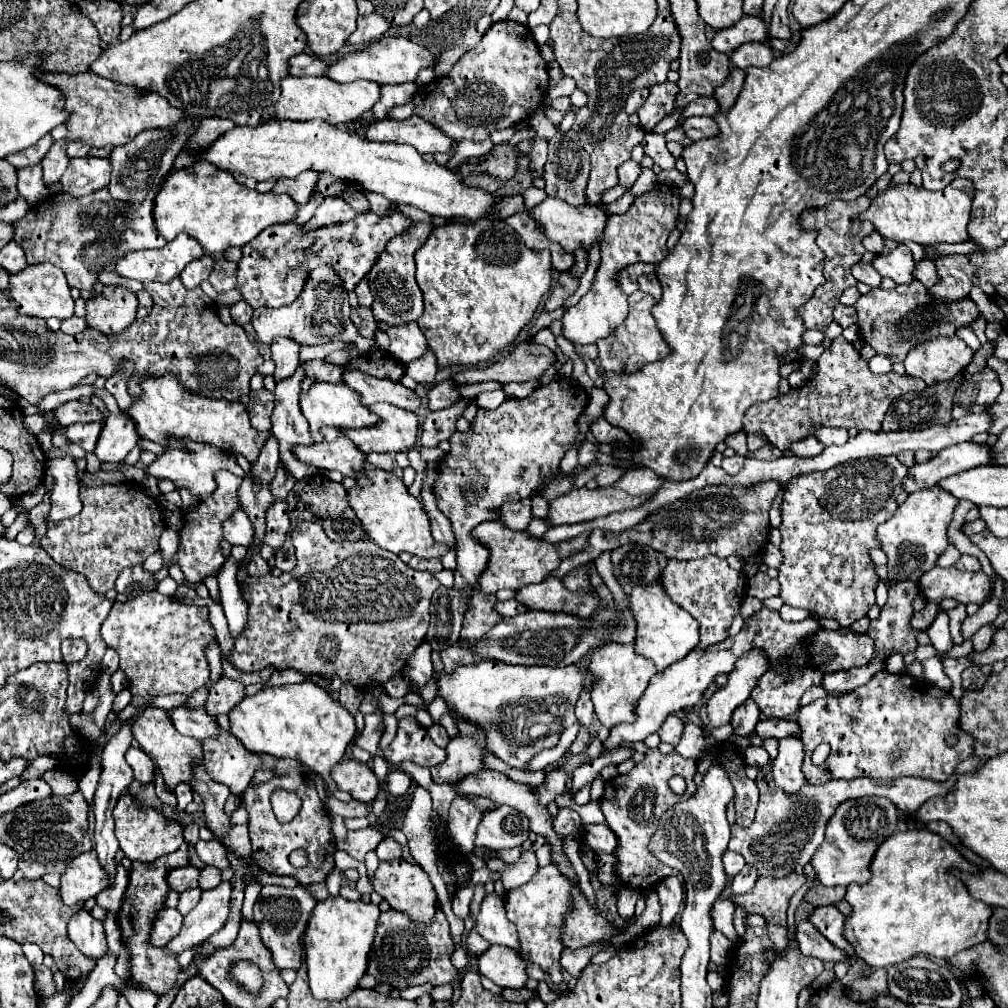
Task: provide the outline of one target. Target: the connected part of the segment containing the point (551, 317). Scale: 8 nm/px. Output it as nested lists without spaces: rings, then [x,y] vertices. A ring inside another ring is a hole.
[[[561,308],[556,309],[554,311],[551,312],[542,312],[538,318],[535,321],[535,324],[533,325],[533,327],[531,327],[528,331],[528,340],[531,340],[531,338],[533,338],[537,331],[549,327],[549,325],[556,319],[556,320],[560,320],[563,317],[563,314],[565,313],[565,309],[561,310]]]

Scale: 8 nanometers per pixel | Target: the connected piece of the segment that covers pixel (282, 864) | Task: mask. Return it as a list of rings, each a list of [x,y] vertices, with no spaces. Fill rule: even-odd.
[[[279,759],[273,773],[275,773],[275,777],[265,781],[265,783],[251,783],[241,797],[241,803],[245,805],[247,815],[249,815],[247,827],[249,827],[251,847],[253,847],[251,857],[261,871],[273,873],[273,875],[279,875],[279,877],[295,877],[301,887],[309,887],[313,883],[325,881],[325,877],[335,867],[335,861],[333,861],[335,837],[331,835],[331,823],[329,823],[329,817],[323,813],[323,803],[317,795],[315,783],[305,773],[301,773],[301,765],[295,763],[295,759]],[[279,787],[297,793],[303,801],[301,811],[289,823],[279,823],[273,815],[273,809],[271,809],[269,797]],[[295,849],[305,849],[307,855],[309,855],[309,863],[303,869],[295,869],[287,861],[289,853],[295,851]]]

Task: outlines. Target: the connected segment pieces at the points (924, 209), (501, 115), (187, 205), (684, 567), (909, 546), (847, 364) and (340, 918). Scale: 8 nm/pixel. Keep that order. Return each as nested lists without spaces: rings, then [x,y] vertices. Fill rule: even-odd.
[[[953,179],[943,191],[927,191],[913,183],[889,185],[885,191],[877,193],[871,199],[867,211],[859,219],[873,223],[875,231],[883,239],[893,239],[897,243],[915,241],[919,245],[937,245],[937,243],[961,243],[967,241],[967,223],[971,215],[971,201],[975,189],[967,179]]]
[[[499,21],[491,25],[481,43],[467,51],[445,77],[419,87],[409,103],[389,109],[387,117],[403,121],[417,115],[439,127],[453,141],[483,141],[491,131],[507,129],[527,119],[541,107],[547,91],[547,63],[539,55],[531,29],[515,21]]]
[[[197,163],[195,167],[179,169],[169,175],[161,191],[155,197],[155,225],[157,231],[173,241],[179,233],[187,233],[201,243],[205,253],[221,257],[229,247],[243,247],[255,239],[265,227],[277,223],[289,223],[295,219],[299,205],[289,195],[277,195],[273,191],[259,193],[247,189],[227,175],[227,171],[215,171],[211,163]]]
[[[711,555],[691,559],[691,561],[669,559],[667,567],[661,573],[661,583],[667,591],[667,595],[697,619],[697,623],[701,627],[701,631],[699,631],[701,645],[699,647],[709,647],[709,645],[715,645],[715,643],[727,639],[727,631],[739,613],[739,605],[741,605],[743,593],[745,593],[743,571],[735,571],[729,567],[729,563],[725,559],[711,557]]]
[[[931,487],[931,489],[923,489],[923,491],[915,491],[907,497],[907,501],[903,505],[899,505],[899,509],[895,511],[895,515],[881,523],[877,527],[877,543],[879,549],[885,551],[887,555],[887,587],[891,587],[891,583],[899,583],[899,579],[911,579],[911,581],[919,581],[919,577],[923,573],[927,573],[929,569],[935,567],[937,559],[943,555],[945,547],[947,547],[947,527],[953,519],[953,511],[955,505],[959,501],[949,495],[947,491],[939,489],[939,487]]]
[[[841,335],[833,339],[833,345],[823,351],[817,359],[817,371],[799,389],[789,389],[789,393],[777,399],[755,403],[747,409],[743,417],[745,433],[763,433],[771,445],[787,451],[791,443],[797,443],[813,435],[819,427],[845,427],[845,429],[867,429],[881,431],[881,423],[891,403],[901,395],[911,391],[923,391],[927,385],[921,379],[909,375],[875,375],[861,359],[859,351]]]
[[[329,895],[325,901],[317,901],[303,935],[309,987],[315,999],[339,1001],[357,989],[357,981],[367,973],[367,961],[379,913],[379,907],[373,903],[347,901],[341,895]]]

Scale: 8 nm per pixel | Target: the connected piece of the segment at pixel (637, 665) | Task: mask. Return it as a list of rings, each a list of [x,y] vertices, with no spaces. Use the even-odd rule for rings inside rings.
[[[607,643],[603,647],[597,647],[595,653],[591,653],[589,667],[595,677],[595,685],[591,689],[591,701],[595,705],[597,719],[611,729],[619,723],[633,723],[635,721],[635,705],[637,699],[647,689],[649,679],[655,675],[655,665],[643,659],[633,651],[633,645],[619,645],[619,643]]]

